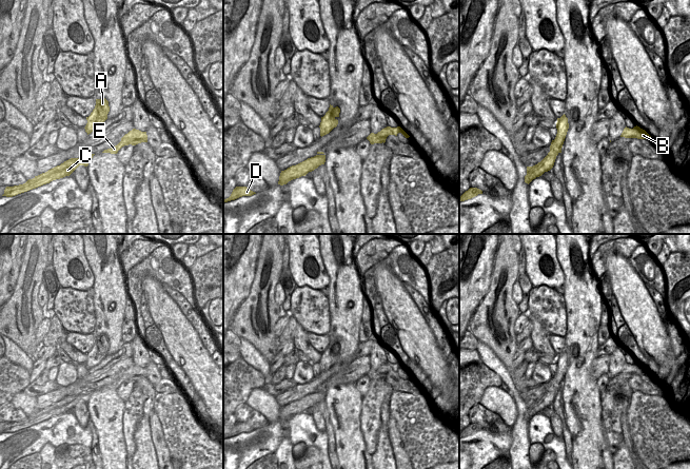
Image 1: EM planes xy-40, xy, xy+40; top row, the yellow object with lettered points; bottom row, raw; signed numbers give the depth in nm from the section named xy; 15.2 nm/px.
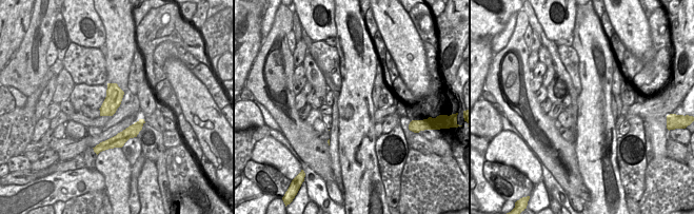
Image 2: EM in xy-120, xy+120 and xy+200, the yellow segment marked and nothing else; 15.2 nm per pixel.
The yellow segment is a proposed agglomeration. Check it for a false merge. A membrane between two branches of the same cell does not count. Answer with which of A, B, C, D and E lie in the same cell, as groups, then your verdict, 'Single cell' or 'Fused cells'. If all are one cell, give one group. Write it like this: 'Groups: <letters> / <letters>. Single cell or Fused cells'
Groups: A / B C D E. Fused cells

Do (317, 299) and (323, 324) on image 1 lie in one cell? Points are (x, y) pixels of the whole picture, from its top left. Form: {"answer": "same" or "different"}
{"answer": "same"}

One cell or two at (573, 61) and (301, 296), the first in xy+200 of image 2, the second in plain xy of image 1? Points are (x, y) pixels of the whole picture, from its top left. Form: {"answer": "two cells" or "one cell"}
{"answer": "one cell"}

